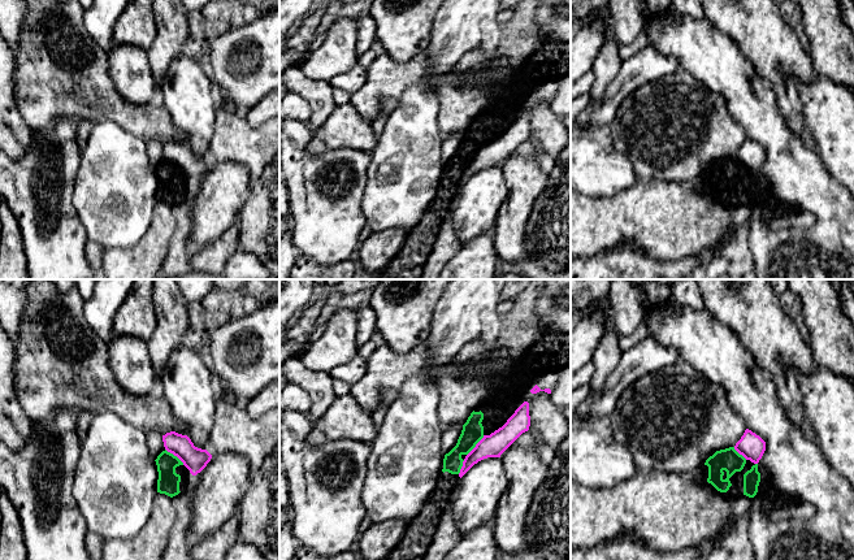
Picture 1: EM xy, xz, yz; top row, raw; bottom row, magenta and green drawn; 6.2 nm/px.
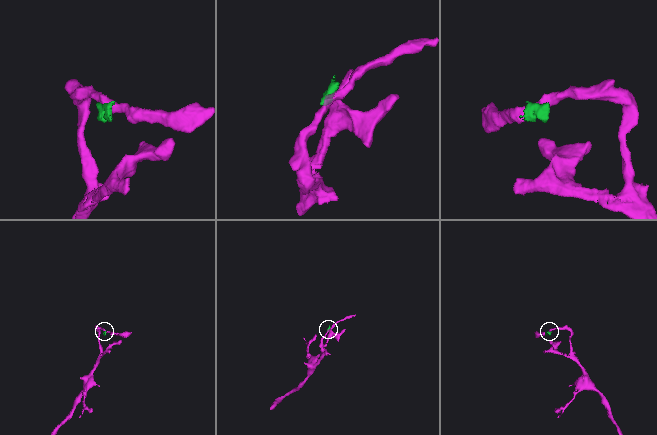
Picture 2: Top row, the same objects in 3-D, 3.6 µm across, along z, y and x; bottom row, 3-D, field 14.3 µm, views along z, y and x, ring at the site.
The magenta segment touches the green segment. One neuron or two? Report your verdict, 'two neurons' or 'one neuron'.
two neurons

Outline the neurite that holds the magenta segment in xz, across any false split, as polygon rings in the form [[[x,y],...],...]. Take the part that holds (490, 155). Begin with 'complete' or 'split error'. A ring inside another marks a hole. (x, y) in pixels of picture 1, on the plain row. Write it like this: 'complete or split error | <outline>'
complete | [[[524,110],[507,131],[484,147],[465,165],[459,186],[461,187],[474,173],[487,166],[500,166],[500,164],[525,140],[529,139],[530,125],[529,112]]]

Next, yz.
complete | [[[746,138],[741,148],[736,152],[734,159],[746,169],[758,173],[766,160],[766,151]]]

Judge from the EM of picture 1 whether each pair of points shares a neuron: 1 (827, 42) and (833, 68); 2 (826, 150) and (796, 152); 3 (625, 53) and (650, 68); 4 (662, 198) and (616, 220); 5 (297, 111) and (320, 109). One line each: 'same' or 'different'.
1: same
2: different
3: different
4: same
5: different

